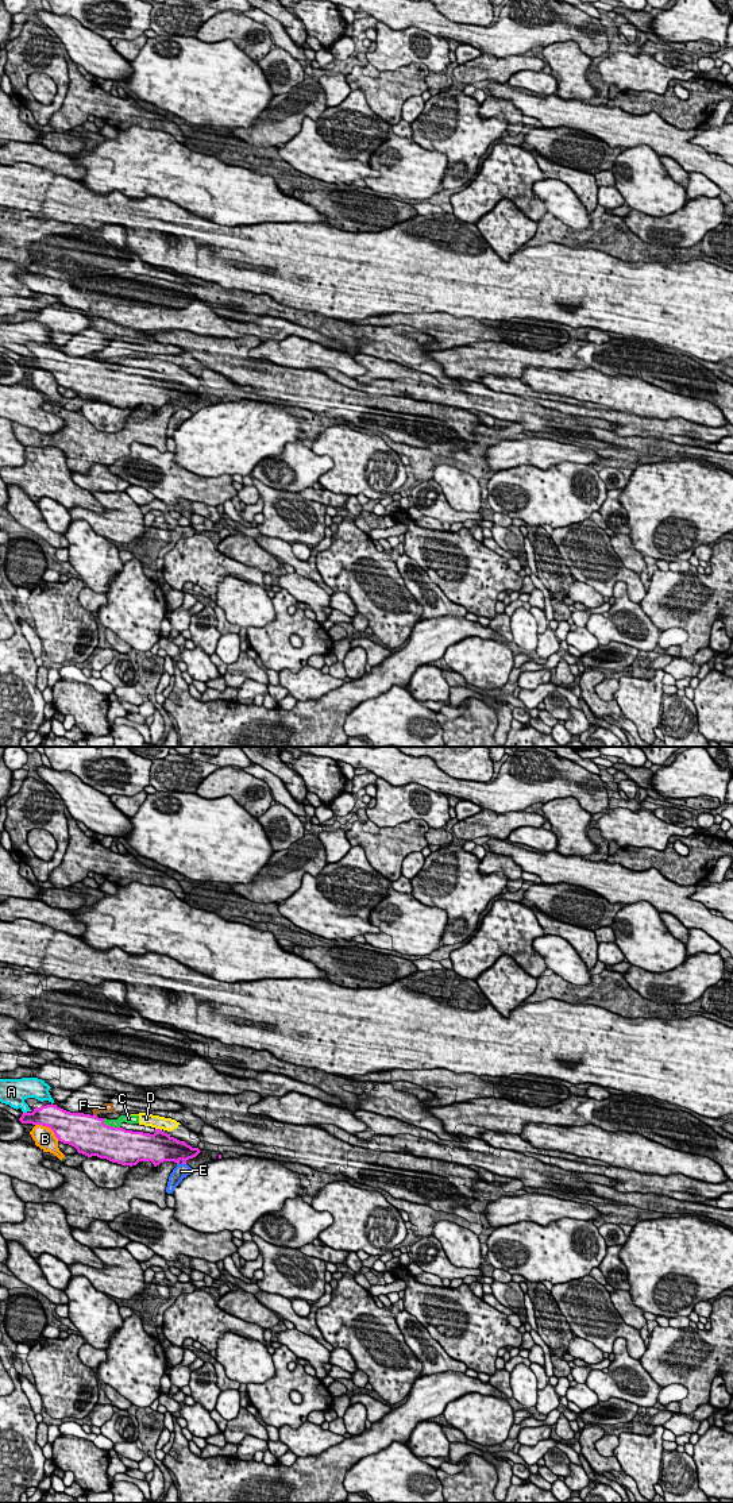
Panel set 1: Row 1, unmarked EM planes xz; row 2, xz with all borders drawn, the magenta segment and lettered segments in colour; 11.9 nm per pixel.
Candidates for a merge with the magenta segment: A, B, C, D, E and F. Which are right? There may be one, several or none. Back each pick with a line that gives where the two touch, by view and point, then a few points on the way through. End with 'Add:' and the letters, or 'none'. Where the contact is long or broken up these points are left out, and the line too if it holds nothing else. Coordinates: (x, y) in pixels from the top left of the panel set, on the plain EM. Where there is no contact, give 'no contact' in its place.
Add: none

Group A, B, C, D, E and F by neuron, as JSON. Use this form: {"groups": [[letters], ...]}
{"groups": [["A"], ["B"], ["C", "D"], ["E"], ["F"]]}

